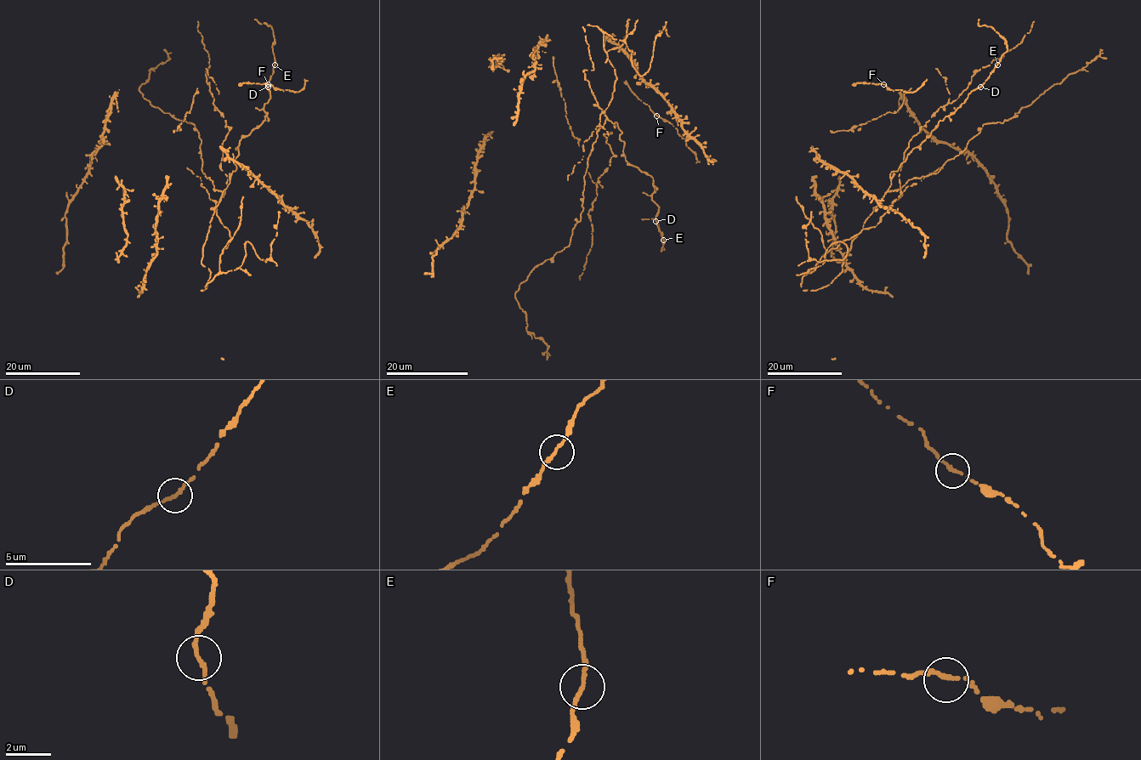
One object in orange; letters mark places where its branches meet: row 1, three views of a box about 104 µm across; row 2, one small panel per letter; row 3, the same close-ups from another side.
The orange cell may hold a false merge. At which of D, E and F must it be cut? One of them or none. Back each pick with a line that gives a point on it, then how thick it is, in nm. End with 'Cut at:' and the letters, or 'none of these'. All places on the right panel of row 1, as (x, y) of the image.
Cut at: none of these

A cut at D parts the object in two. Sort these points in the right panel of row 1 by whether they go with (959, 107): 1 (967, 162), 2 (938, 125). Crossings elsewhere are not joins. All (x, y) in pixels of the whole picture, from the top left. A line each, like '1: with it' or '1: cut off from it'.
1: cut off from it
2: with it

